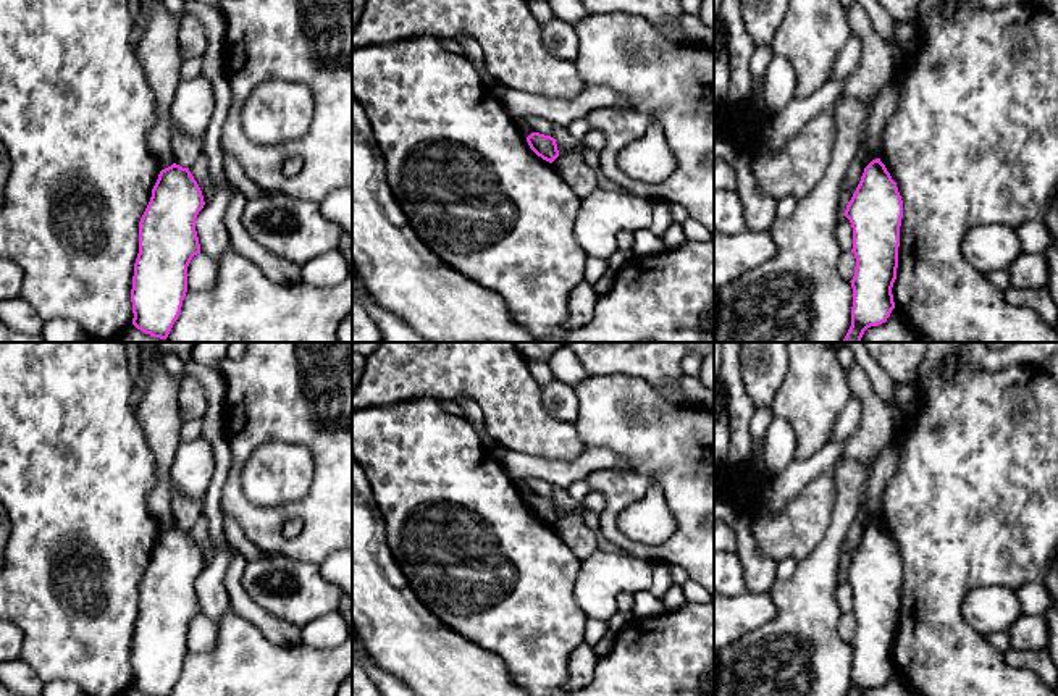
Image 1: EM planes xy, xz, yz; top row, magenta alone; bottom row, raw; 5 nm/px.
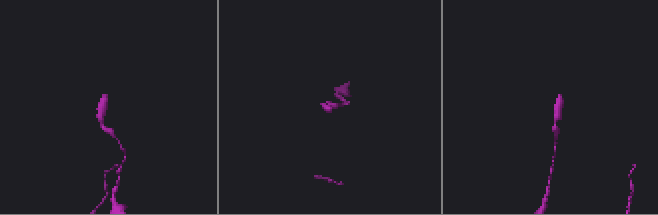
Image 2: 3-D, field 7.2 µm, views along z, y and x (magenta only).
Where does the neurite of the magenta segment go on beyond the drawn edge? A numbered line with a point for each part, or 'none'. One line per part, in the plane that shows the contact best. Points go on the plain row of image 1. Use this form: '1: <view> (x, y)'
none

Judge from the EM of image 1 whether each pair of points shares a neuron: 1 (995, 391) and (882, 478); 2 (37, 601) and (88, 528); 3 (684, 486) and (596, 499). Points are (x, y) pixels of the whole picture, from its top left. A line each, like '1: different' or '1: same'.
1: different
2: same
3: different

